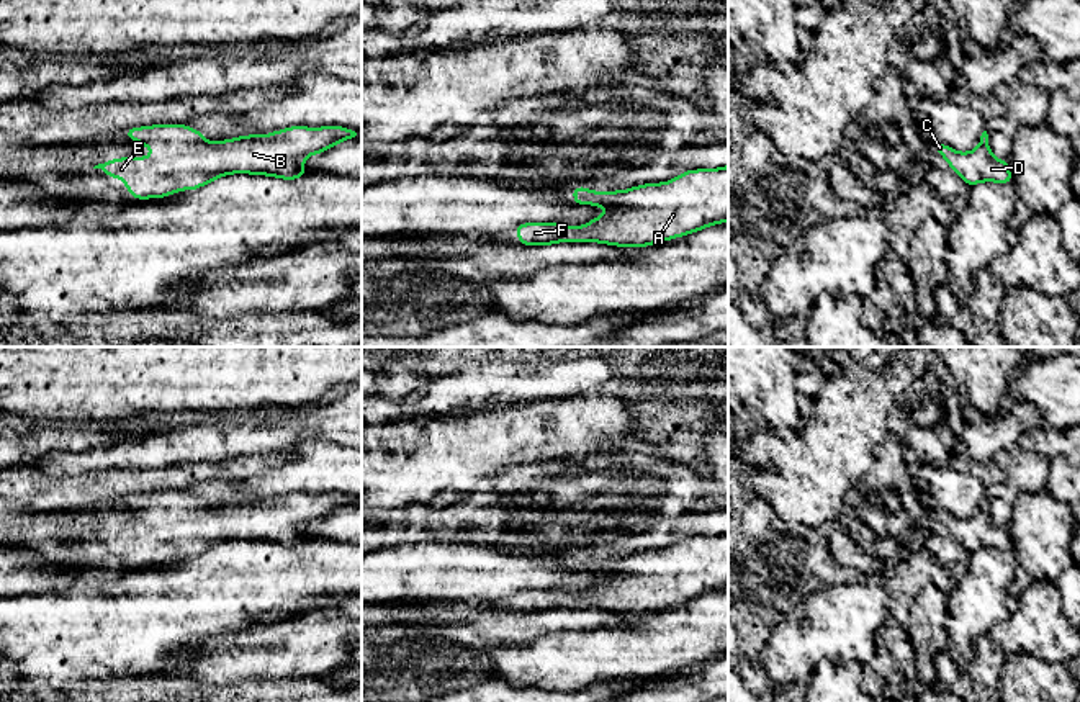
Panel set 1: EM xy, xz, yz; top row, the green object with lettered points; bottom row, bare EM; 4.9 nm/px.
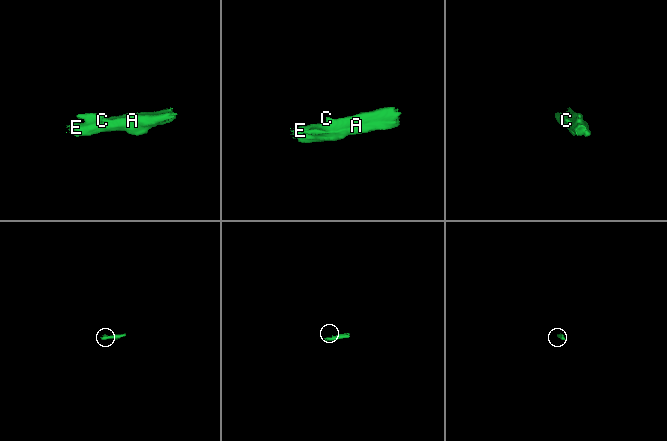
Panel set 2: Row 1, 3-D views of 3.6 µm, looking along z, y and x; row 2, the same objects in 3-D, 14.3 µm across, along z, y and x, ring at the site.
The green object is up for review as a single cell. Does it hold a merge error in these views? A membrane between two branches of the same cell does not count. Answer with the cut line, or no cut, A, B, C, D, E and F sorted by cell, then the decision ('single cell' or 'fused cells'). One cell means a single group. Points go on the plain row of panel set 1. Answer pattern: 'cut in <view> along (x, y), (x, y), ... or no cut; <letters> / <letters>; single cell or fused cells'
no cut; A B C D E F; single cell

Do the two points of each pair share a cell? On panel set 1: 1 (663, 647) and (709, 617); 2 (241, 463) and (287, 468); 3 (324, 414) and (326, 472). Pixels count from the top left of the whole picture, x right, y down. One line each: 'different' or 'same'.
1: same
2: different
3: different

